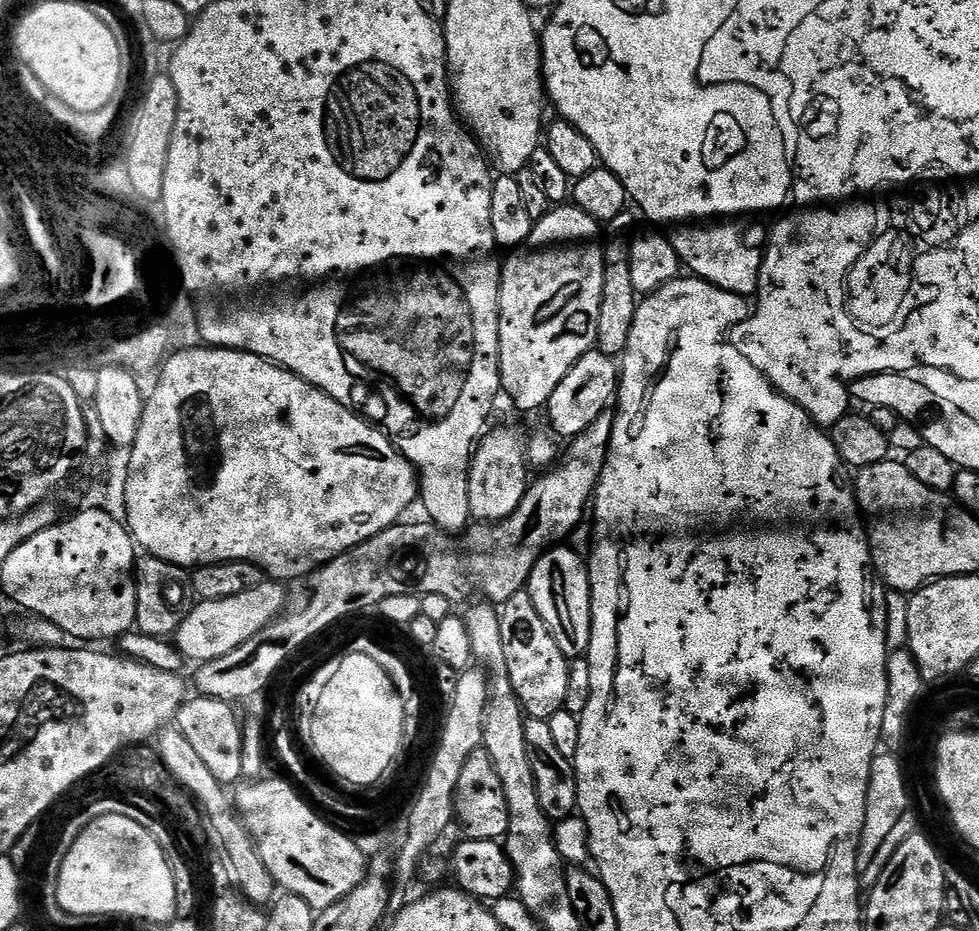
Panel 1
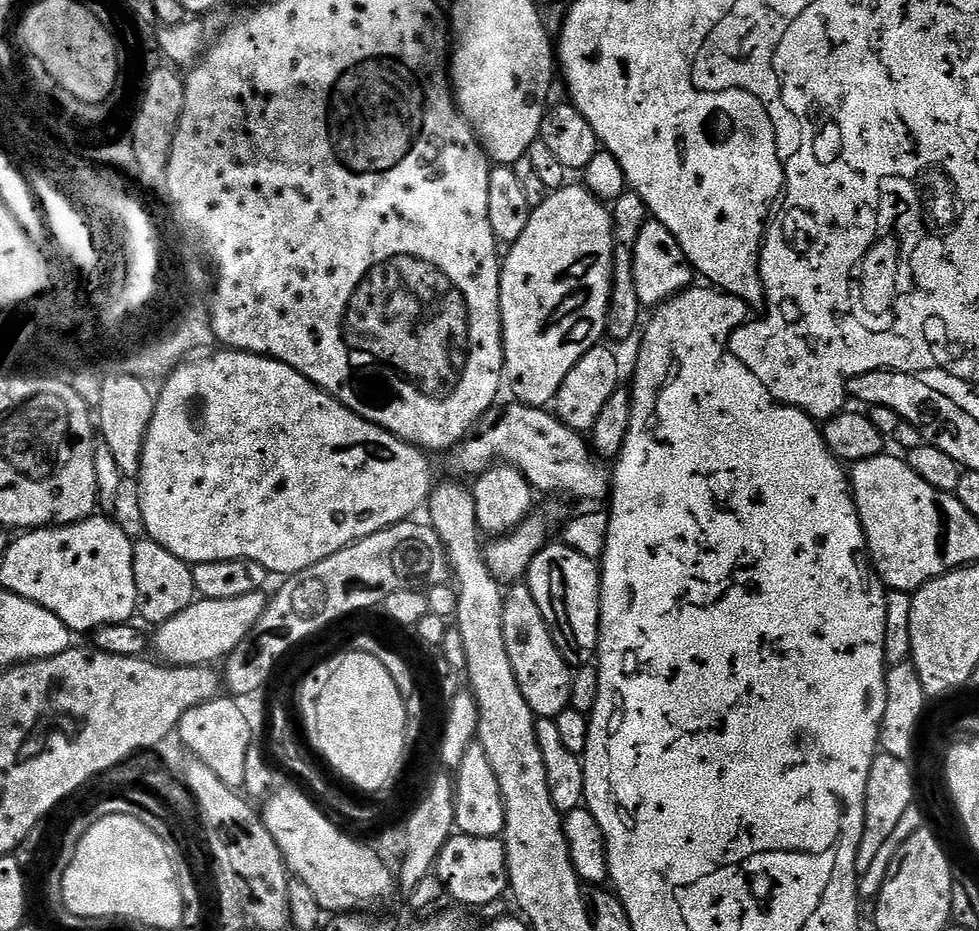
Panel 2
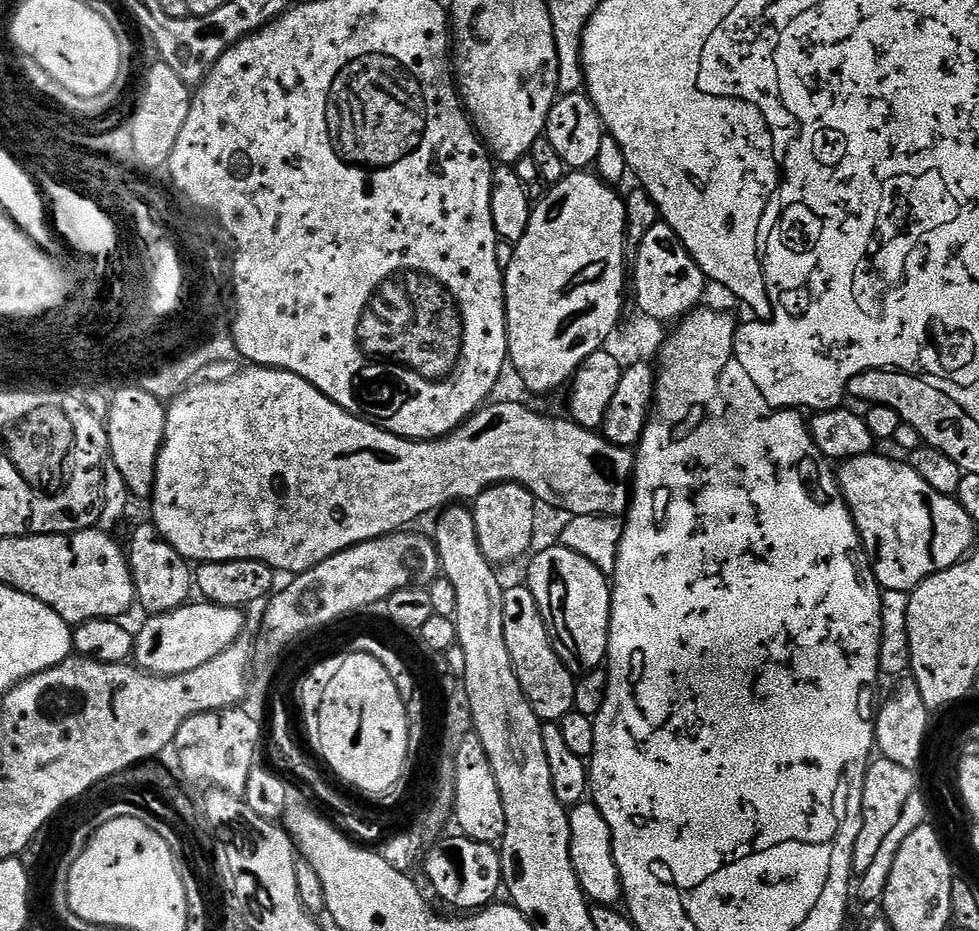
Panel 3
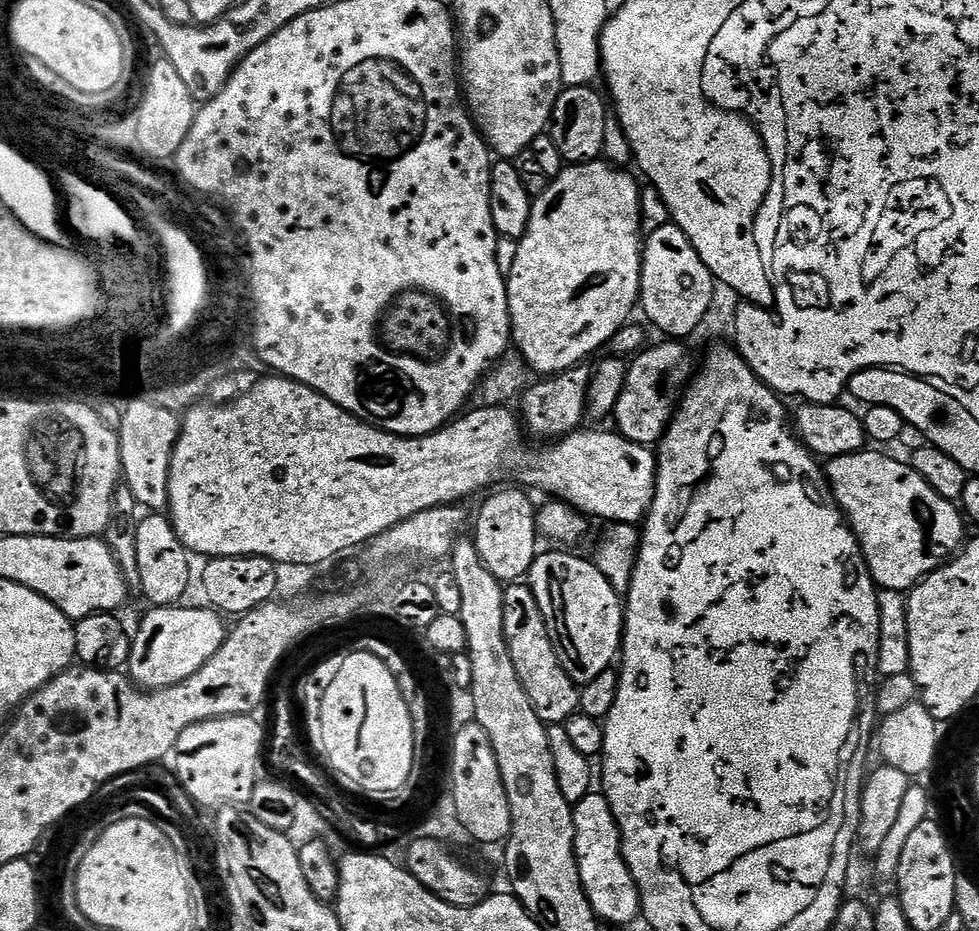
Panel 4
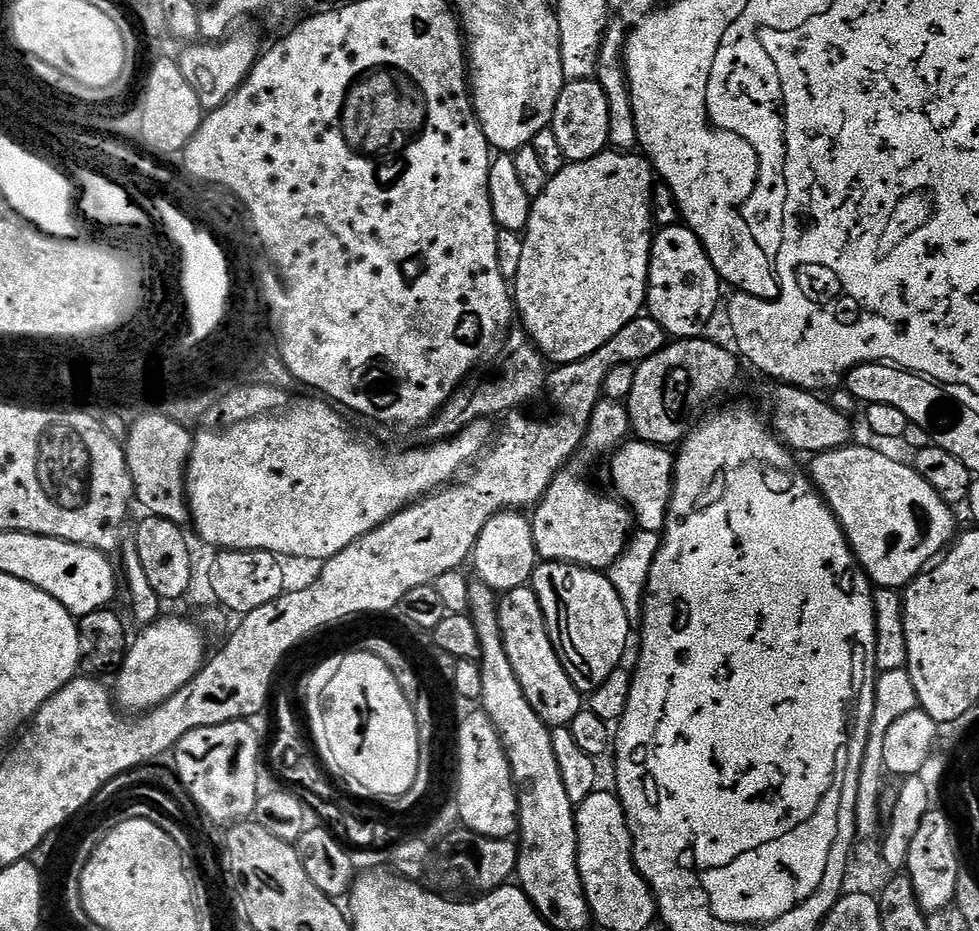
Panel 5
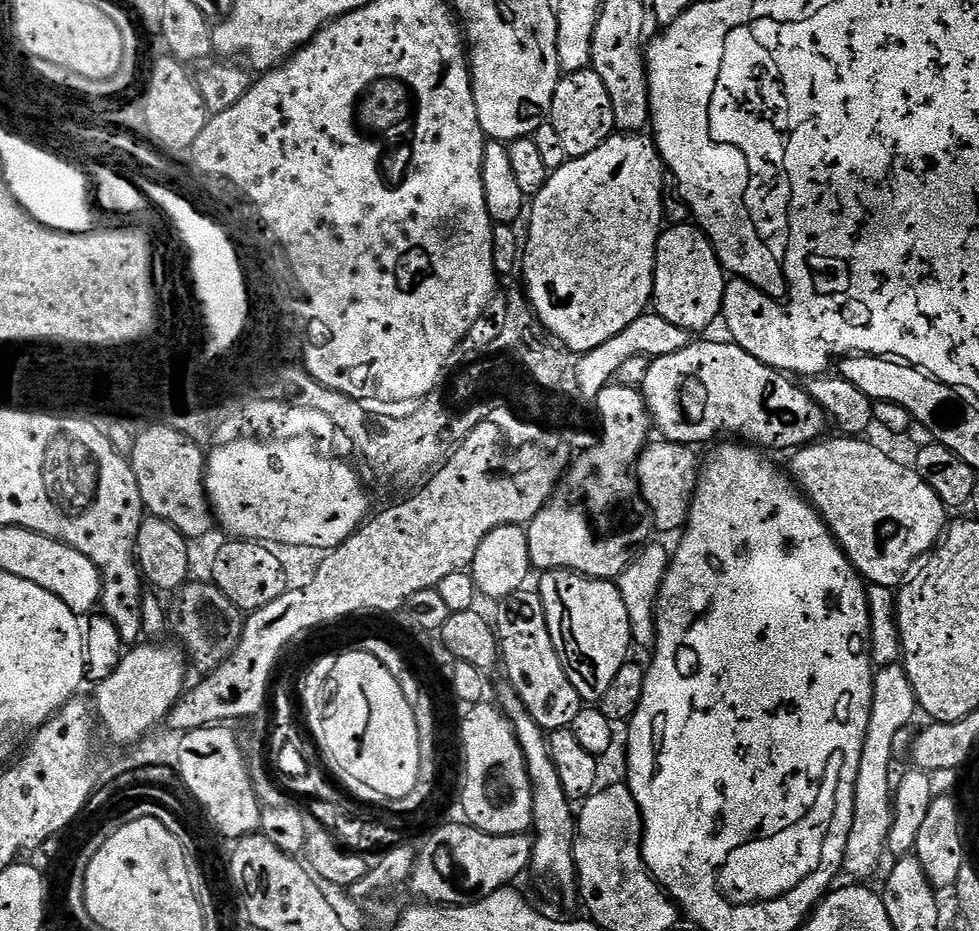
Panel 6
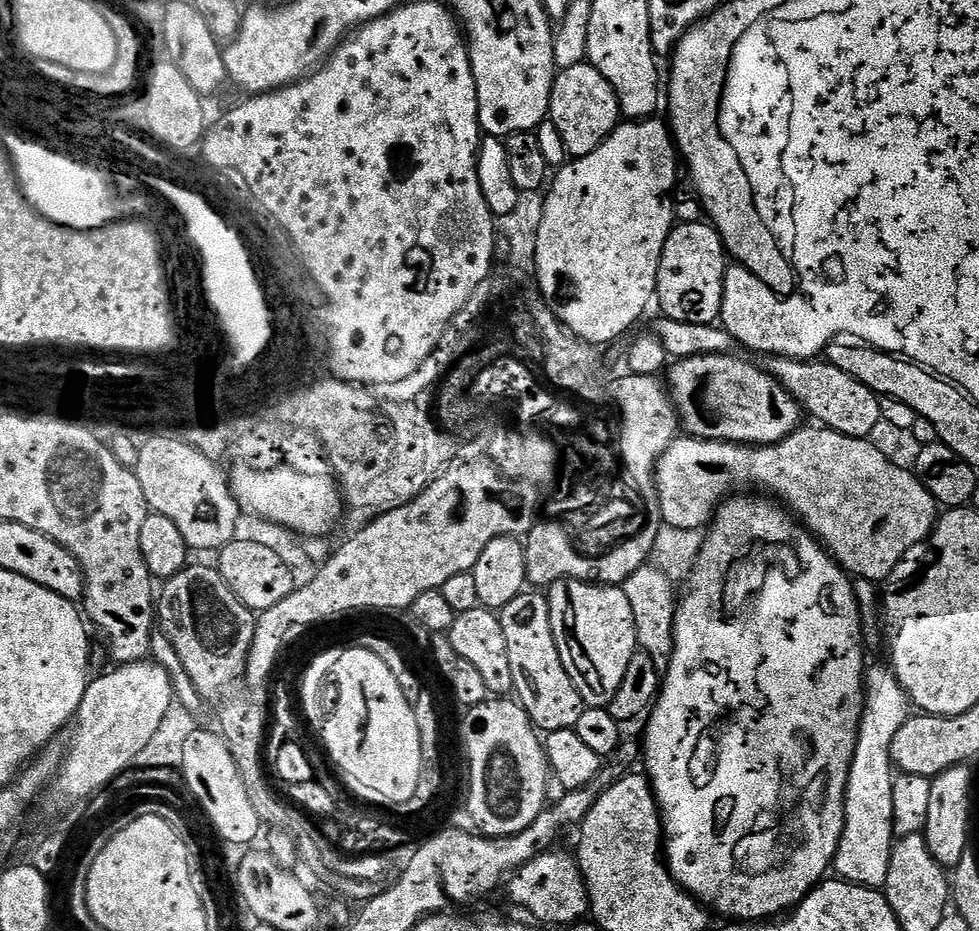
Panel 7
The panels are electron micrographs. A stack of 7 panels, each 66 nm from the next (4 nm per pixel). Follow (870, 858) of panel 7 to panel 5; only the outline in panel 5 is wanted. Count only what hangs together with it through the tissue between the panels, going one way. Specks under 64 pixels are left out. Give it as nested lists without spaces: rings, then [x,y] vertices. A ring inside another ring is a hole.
[[[907,667],[886,670],[876,677],[876,693],[874,694],[874,718],[868,731],[866,754],[862,758],[862,770],[858,778],[858,798],[856,799],[856,834],[857,837],[875,836],[882,824],[880,814],[880,796],[886,789],[886,771],[883,764],[883,747],[886,732],[898,718],[918,708],[920,699],[914,690],[914,682],[910,678]]]

